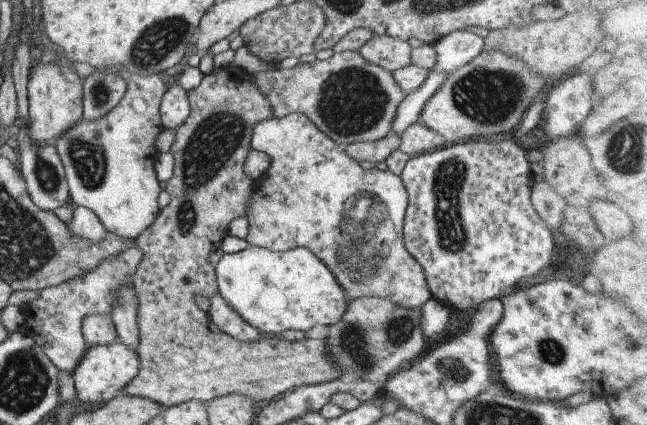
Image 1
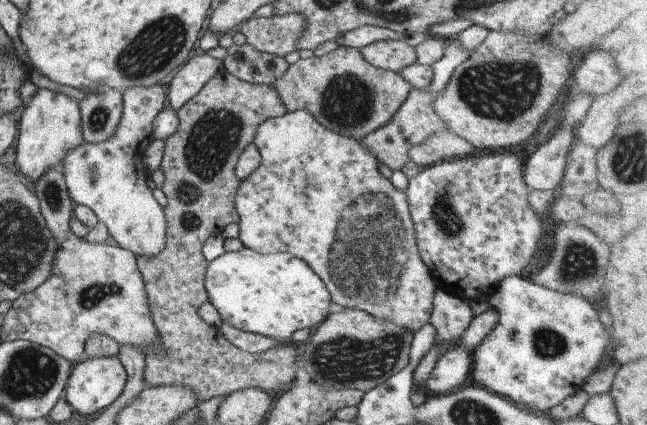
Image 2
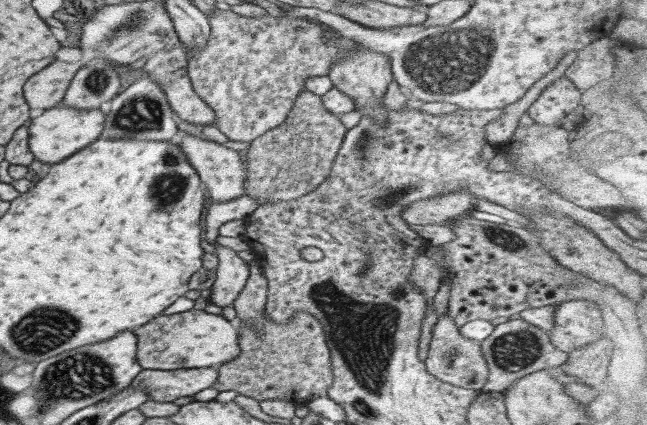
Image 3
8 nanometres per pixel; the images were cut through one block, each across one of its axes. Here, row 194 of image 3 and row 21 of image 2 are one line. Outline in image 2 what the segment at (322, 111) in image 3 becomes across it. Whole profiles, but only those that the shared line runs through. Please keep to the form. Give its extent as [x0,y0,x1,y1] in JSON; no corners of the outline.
[238,13,304,57]

